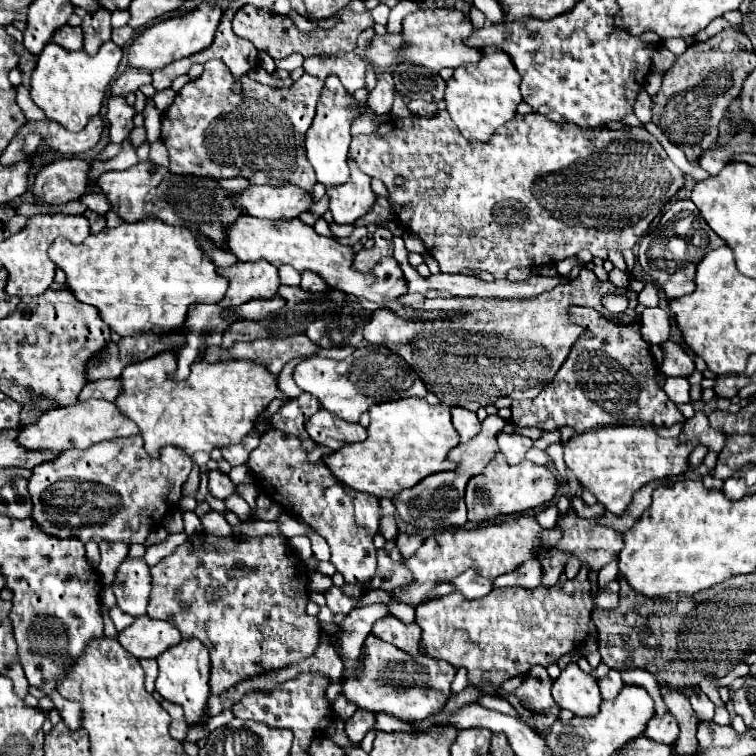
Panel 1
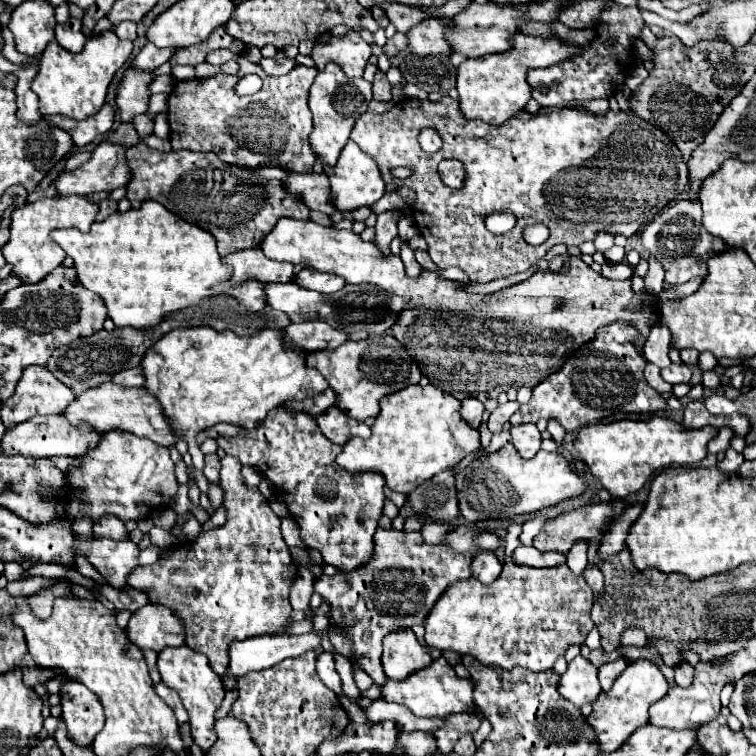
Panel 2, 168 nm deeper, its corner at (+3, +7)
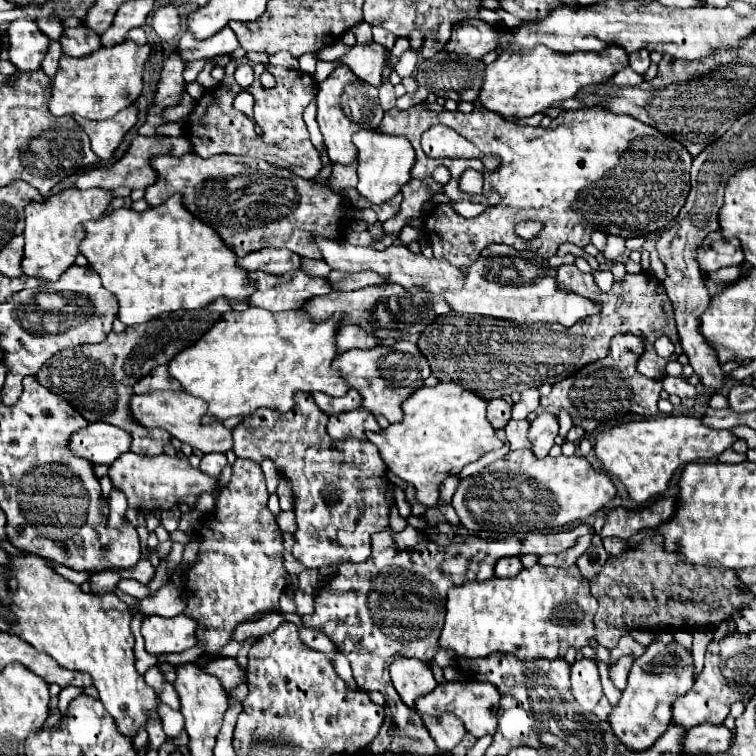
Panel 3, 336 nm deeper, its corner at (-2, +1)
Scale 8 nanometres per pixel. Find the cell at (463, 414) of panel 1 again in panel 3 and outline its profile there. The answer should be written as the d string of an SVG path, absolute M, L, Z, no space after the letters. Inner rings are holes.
M503 398L489 402L489 422L497 428L505 428L511 418L511 404L507 404Z

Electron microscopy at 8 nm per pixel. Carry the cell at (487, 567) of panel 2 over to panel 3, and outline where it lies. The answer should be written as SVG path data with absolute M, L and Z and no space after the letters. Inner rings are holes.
M513 556L513 558L501 558L495 566L495 576L515 576L523 570L523 564L521 564L521 558L519 556Z

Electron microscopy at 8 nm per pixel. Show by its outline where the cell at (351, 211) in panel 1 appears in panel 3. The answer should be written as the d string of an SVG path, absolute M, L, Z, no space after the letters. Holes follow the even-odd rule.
M359 130L359 134L355 134L353 138L359 154L359 184L357 190L369 198L373 204L381 204L391 200L403 184L407 184L411 180L411 168L415 164L415 150L411 146L411 142L403 136L389 136L389 134L381 134L377 130Z

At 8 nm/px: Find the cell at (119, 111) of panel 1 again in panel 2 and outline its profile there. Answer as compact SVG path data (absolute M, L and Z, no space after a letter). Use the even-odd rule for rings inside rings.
M126 70L118 88L116 88L116 106L120 112L120 122L128 124L134 122L138 114L148 110L148 84L152 82L150 72L134 72Z

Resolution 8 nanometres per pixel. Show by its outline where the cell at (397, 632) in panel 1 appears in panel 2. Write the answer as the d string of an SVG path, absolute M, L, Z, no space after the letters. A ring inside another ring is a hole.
M396 630L384 636L384 654L382 666L386 676L402 680L408 672L416 672L432 662L432 654L422 646L412 630Z

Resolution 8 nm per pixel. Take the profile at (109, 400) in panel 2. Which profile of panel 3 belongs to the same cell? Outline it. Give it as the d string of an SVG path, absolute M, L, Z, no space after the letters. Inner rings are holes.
M155 390L149 394L135 394L131 400L131 410L135 414L135 420L147 428L163 428L169 434L173 434L179 442L189 444L191 448L201 450L203 454L209 452L227 452L233 448L233 430L225 428L223 422L209 422L203 424L201 418L207 414L207 404L201 398L195 398L185 392L167 392L167 390Z

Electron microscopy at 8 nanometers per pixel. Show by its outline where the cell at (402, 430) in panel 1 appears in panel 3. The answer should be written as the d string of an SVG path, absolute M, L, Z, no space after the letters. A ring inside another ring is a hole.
M455 382L423 386L403 402L405 418L401 424L389 424L385 430L367 434L367 440L379 448L387 468L401 480L417 488L417 500L435 506L439 480L457 474L465 464L475 462L483 454L497 450L503 442L495 436L495 428L487 422L487 400Z

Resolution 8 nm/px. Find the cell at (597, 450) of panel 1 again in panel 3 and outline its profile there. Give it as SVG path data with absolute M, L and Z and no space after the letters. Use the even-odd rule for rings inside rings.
M661 416L601 430L595 436L595 452L605 472L627 488L631 500L645 504L649 498L667 490L669 480L679 468L689 462L715 460L723 450L733 446L735 440L737 436L733 432L711 430L693 416Z

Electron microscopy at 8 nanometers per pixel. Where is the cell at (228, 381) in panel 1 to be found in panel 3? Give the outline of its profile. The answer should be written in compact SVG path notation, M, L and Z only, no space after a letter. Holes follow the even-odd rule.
M249 306L243 312L231 310L195 344L169 362L171 376L177 378L187 394L199 396L209 404L203 422L225 420L237 414L253 414L257 408L287 412L295 406L295 392L325 392L343 396L349 384L339 370L331 368L337 358L335 334L343 314L323 322L313 322L305 310L269 312Z

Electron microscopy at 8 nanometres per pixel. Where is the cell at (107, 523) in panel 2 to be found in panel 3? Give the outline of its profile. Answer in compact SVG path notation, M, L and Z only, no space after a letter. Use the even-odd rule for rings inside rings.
M113 488L111 494L109 494L109 506L111 506L111 526L121 526L123 518L125 518L125 510L127 510L127 500L125 500L125 495L119 488Z

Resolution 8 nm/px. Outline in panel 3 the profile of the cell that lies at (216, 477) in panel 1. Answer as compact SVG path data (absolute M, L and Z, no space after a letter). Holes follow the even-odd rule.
M205 454L205 456L201 458L199 468L201 468L205 474L215 474L215 476L219 476L225 464L227 464L225 454Z

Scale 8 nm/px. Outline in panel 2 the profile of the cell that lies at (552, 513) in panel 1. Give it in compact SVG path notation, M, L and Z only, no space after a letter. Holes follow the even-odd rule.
M513 523L507 528L506 559L504 570L498 580L490 586L478 584L478 580L468 578L462 582L450 584L446 592L438 598L424 620L426 628L426 644L440 652L458 652L476 658L486 666L500 666L504 670L512 670L514 666L522 666L534 672L552 670L554 662L564 656L570 644L584 644L586 634L592 630L594 622L590 618L590 608L594 604L594 594L588 588L584 576L574 576L566 564L552 566L552 568L522 568L516 566L511 555L514 549L521 545L519 536L522 525Z

